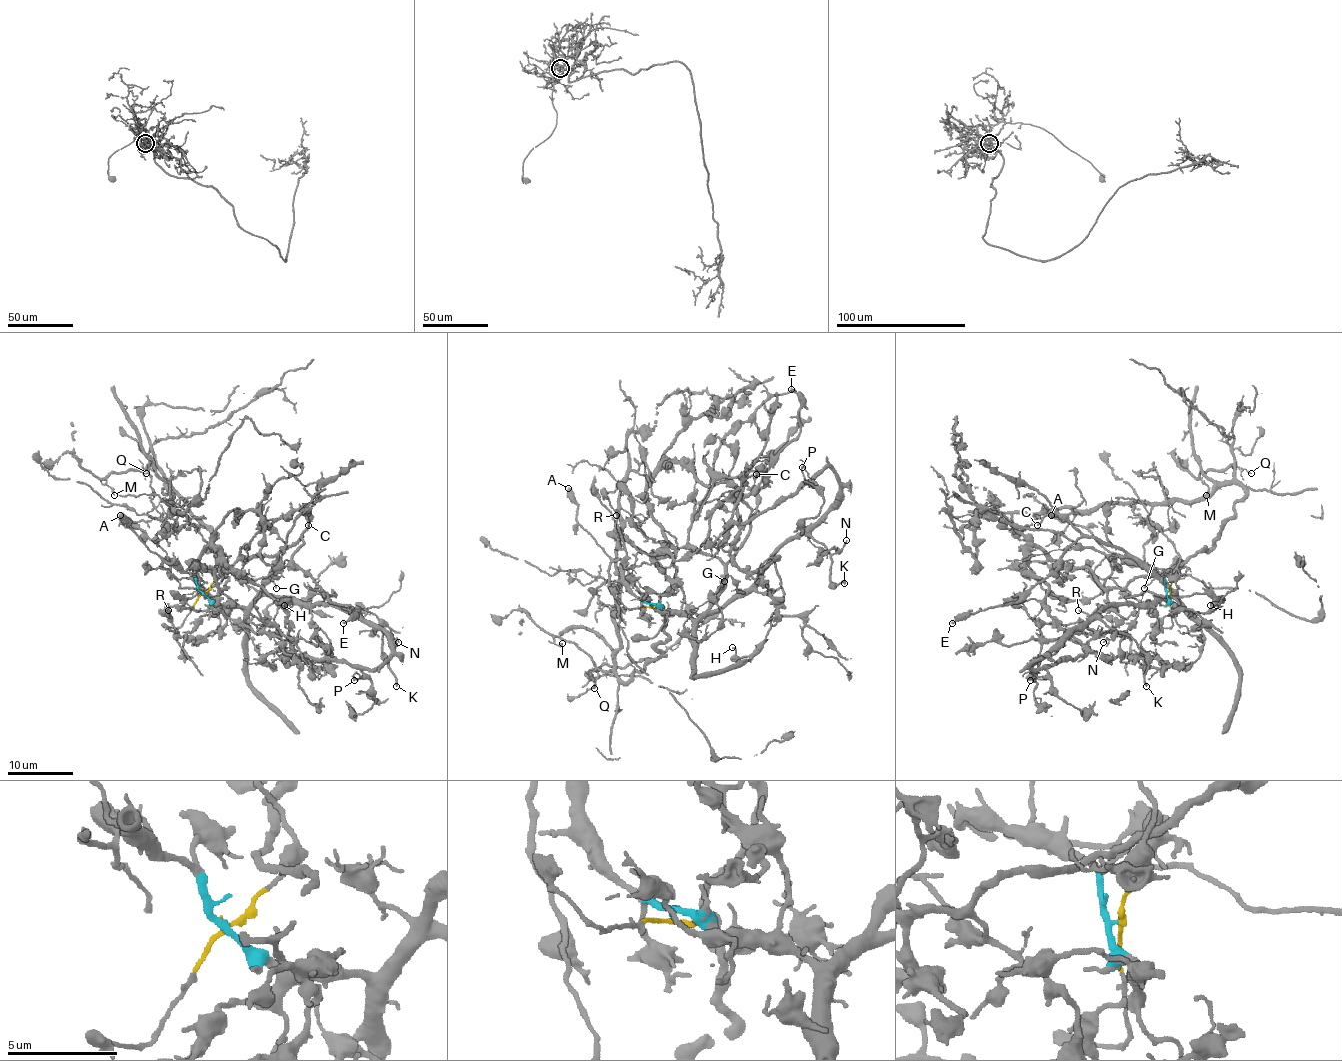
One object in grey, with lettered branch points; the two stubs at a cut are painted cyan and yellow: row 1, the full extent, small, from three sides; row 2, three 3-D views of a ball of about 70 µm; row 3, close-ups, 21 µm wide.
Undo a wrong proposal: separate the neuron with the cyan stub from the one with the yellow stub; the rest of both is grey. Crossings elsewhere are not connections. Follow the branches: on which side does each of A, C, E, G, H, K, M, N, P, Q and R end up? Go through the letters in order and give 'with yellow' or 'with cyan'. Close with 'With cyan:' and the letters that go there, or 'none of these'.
A: with cyan
C: with cyan
E: with cyan
G: with cyan
H: with cyan
K: with cyan
M: with yellow
N: with cyan
P: with cyan
Q: with yellow
R: with yellow
With cyan: A, C, E, G, H, K, N, P

